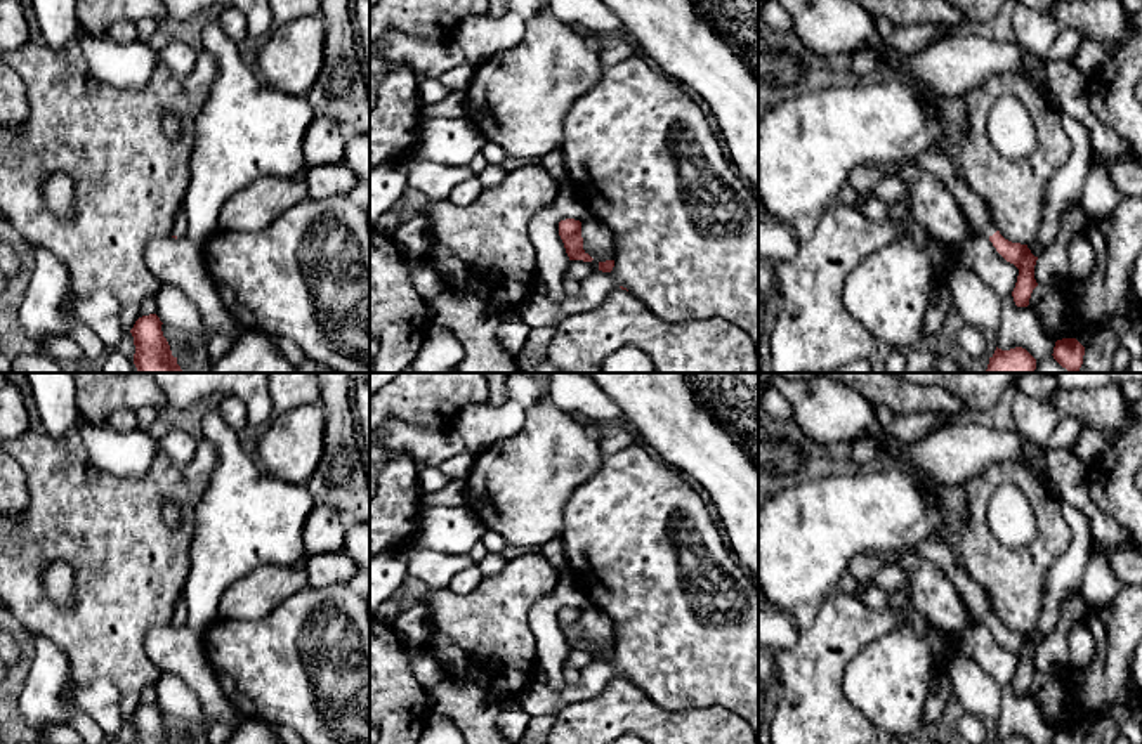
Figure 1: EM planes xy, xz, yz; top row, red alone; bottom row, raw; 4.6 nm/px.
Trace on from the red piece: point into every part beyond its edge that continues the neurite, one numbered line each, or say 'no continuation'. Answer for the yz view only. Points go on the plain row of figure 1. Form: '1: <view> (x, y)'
1: yz (936, 550)

